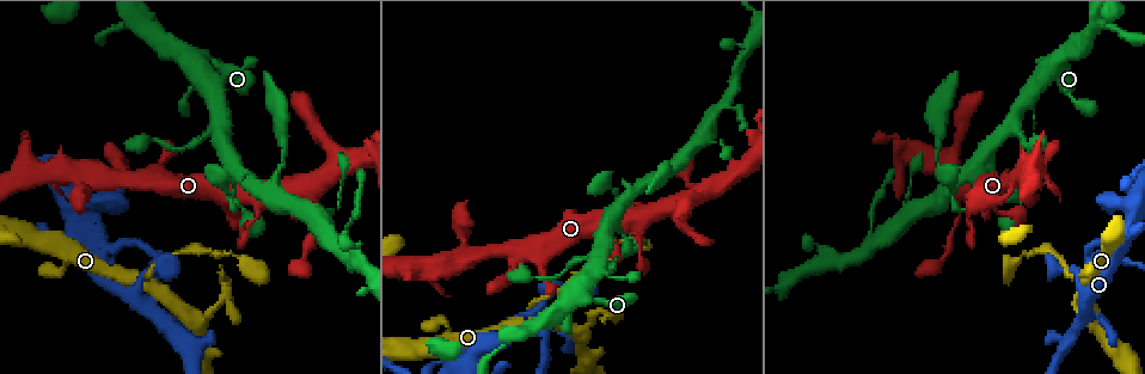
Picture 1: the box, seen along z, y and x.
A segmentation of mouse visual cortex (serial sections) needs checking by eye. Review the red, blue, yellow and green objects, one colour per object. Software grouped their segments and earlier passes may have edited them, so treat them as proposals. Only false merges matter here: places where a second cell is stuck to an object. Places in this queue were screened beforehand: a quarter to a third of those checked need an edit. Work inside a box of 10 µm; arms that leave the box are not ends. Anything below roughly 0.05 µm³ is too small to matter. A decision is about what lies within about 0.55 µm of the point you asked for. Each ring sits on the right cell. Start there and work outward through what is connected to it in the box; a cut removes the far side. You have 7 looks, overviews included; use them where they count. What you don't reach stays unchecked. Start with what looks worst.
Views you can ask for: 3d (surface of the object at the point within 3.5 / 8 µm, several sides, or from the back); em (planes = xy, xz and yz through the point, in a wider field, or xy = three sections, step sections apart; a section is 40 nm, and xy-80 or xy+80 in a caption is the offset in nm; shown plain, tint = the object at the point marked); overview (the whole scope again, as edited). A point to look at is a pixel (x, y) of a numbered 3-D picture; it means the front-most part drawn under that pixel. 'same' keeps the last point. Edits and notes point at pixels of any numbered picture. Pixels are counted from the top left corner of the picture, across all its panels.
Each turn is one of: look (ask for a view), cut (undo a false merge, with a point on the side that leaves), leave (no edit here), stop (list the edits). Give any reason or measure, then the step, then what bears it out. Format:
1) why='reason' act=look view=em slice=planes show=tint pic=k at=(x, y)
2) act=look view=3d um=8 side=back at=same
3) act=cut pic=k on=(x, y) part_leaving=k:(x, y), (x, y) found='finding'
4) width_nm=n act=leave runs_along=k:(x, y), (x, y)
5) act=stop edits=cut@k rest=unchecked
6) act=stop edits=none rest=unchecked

why='thick turns thin' act=look view=3d um=8 pic=1 at=(527, 318)

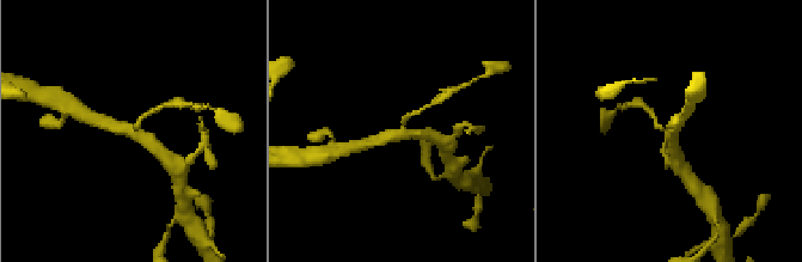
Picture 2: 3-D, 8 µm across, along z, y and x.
act=look view=3d um=3.5 at=same

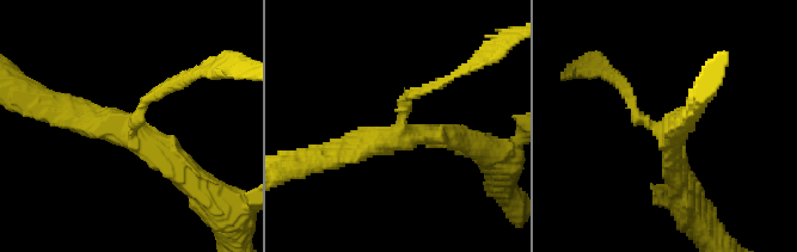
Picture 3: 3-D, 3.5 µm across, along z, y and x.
act=leave runs_along=3:(62, 104), (133, 130), (195, 185) found='continuous, no second cell'

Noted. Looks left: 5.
why='abrupt turn' act=look view=3d um=3.5 pic=1 at=(606, 312)

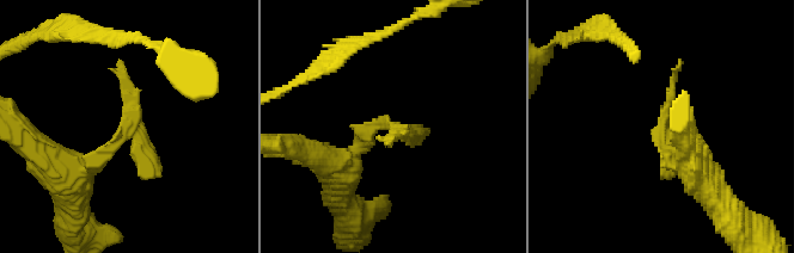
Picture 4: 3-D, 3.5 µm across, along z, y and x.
act=look view=em slice=planes show=tint pic=4 at=(661, 133)

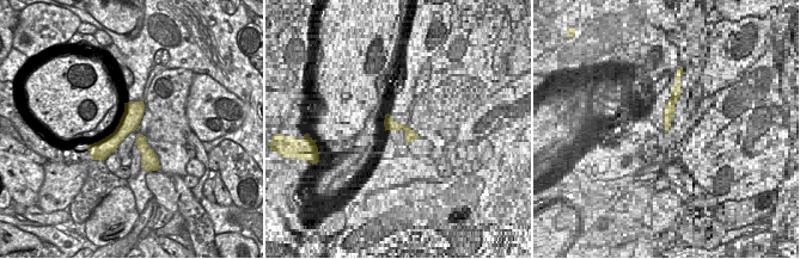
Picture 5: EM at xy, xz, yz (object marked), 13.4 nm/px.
act=cut pic=4 on=(124, 78) part_leaving=4:(135, 137), (142, 162), (157, 173) found='two cells meet here'

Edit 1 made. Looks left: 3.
why='see it whole again' act=look view=overview

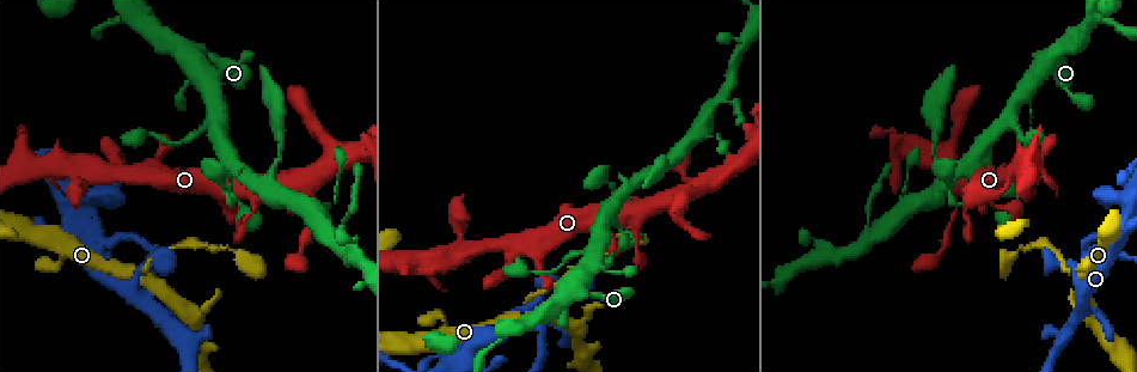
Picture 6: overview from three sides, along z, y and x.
why='narrows sharply' act=look view=3d um=3.5 pic=6 at=(1001, 206)

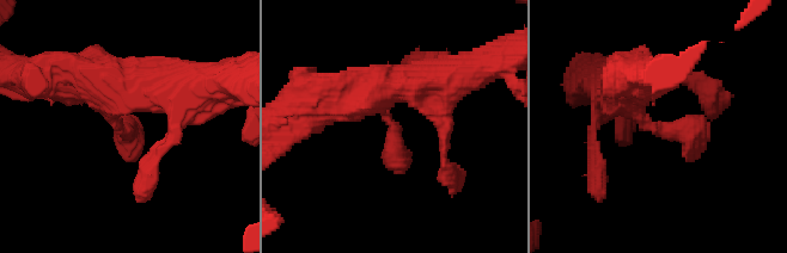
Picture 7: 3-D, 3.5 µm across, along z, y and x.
why='need the tissue' act=look view=em slice=planes show=tint pic=7 at=(389, 122)

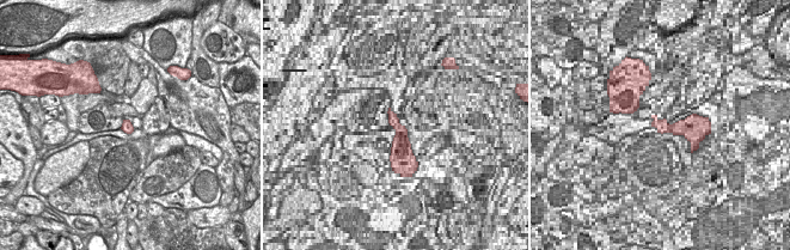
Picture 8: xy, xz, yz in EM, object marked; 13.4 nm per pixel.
width_nm=160 act=leave runs_along=7:(89, 78), (104, 81), (133, 159) found='one cell here'

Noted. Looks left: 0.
act=stop edits=cut@4 rest=unchecked

